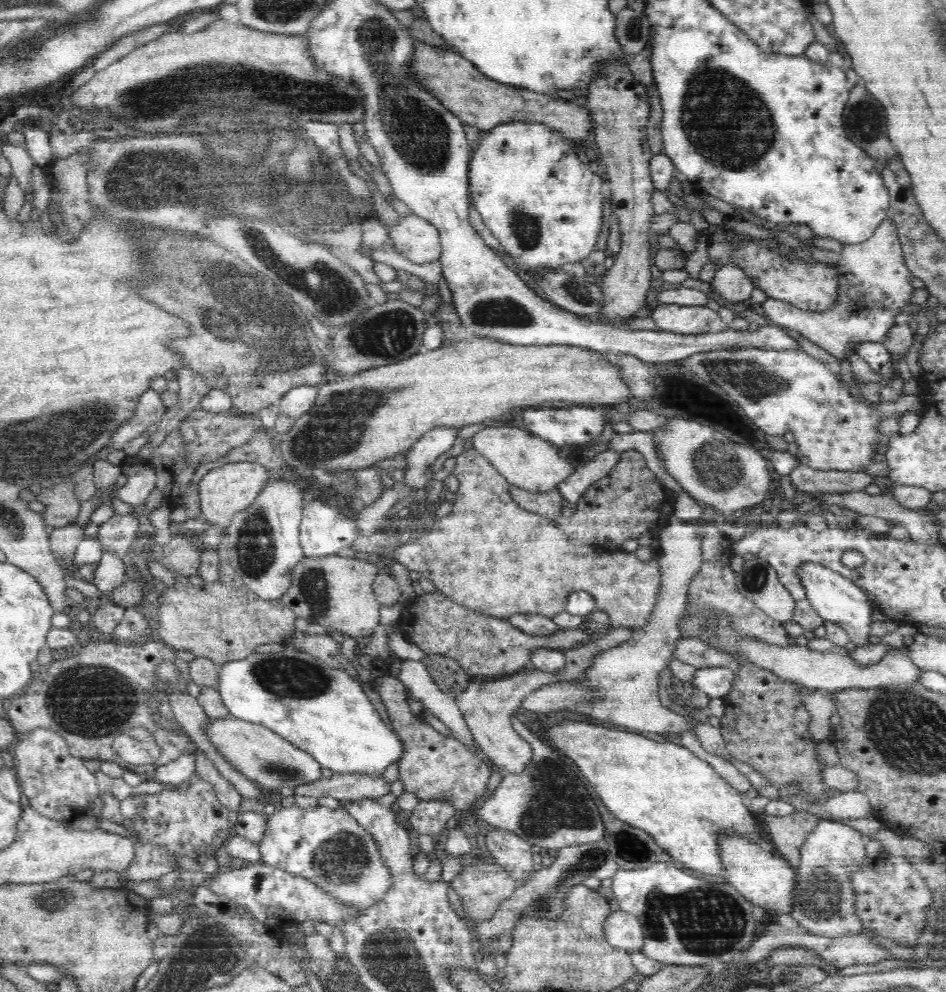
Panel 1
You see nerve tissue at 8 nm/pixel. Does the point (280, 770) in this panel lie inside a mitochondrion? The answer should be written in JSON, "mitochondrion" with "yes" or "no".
{"mitochondrion":"yes"}

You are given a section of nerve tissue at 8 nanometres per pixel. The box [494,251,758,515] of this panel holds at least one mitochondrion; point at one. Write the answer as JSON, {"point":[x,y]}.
{"point":[714,464]}

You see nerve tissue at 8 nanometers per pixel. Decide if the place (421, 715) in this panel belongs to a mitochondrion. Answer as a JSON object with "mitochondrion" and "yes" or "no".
{"mitochondrion":"no"}

